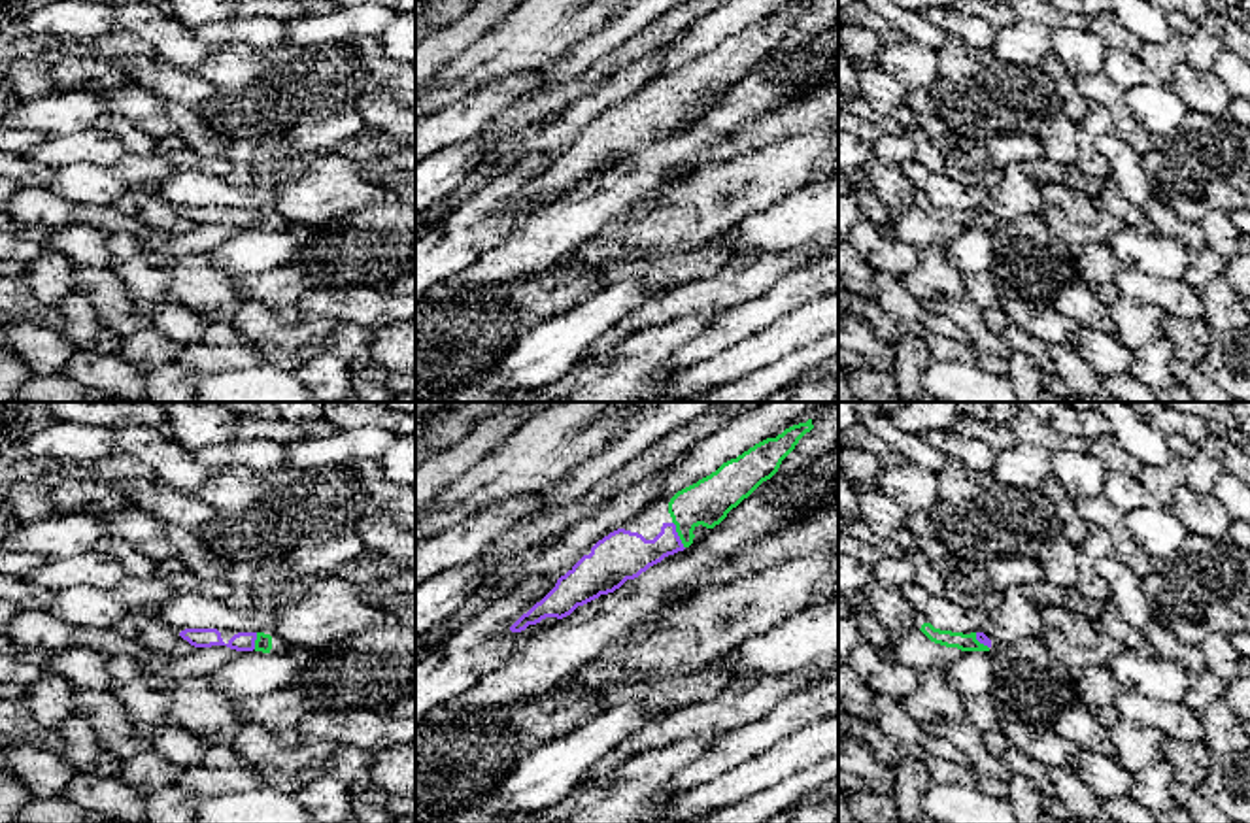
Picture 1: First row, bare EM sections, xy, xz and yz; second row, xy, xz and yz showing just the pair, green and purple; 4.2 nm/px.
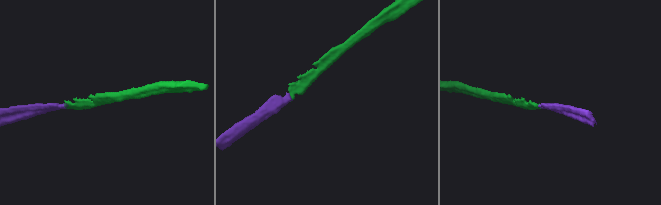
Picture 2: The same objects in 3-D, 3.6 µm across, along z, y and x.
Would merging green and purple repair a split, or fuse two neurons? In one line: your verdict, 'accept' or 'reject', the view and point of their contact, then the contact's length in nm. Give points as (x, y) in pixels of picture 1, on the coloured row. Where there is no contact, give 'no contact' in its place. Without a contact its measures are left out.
accept; meets green in xz at (678, 535); contact 130 nm long

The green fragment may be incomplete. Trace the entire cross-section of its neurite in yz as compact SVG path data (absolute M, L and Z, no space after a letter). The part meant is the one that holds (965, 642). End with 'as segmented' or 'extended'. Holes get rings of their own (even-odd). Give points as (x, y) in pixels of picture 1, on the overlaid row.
M923 623L920 629L931 642L946 646L946 647L957 647L961 651L989 651L991 640L984 632L952 632L952 630L940 630L935 629L931 623Z; extended

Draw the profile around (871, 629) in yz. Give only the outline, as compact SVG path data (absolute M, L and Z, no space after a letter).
M855 608L852 617L855 619L865 642L882 651L887 651L891 647L893 634L886 627L882 627L867 608Z

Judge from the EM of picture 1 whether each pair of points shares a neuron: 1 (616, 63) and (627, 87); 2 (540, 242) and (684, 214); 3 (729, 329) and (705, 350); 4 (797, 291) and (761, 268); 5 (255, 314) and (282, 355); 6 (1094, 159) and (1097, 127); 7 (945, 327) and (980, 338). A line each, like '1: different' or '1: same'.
1: different
2: different
3: same
4: different
5: same
6: same
7: different

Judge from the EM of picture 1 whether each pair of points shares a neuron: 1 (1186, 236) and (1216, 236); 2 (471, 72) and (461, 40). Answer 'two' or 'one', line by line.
1: two
2: two

